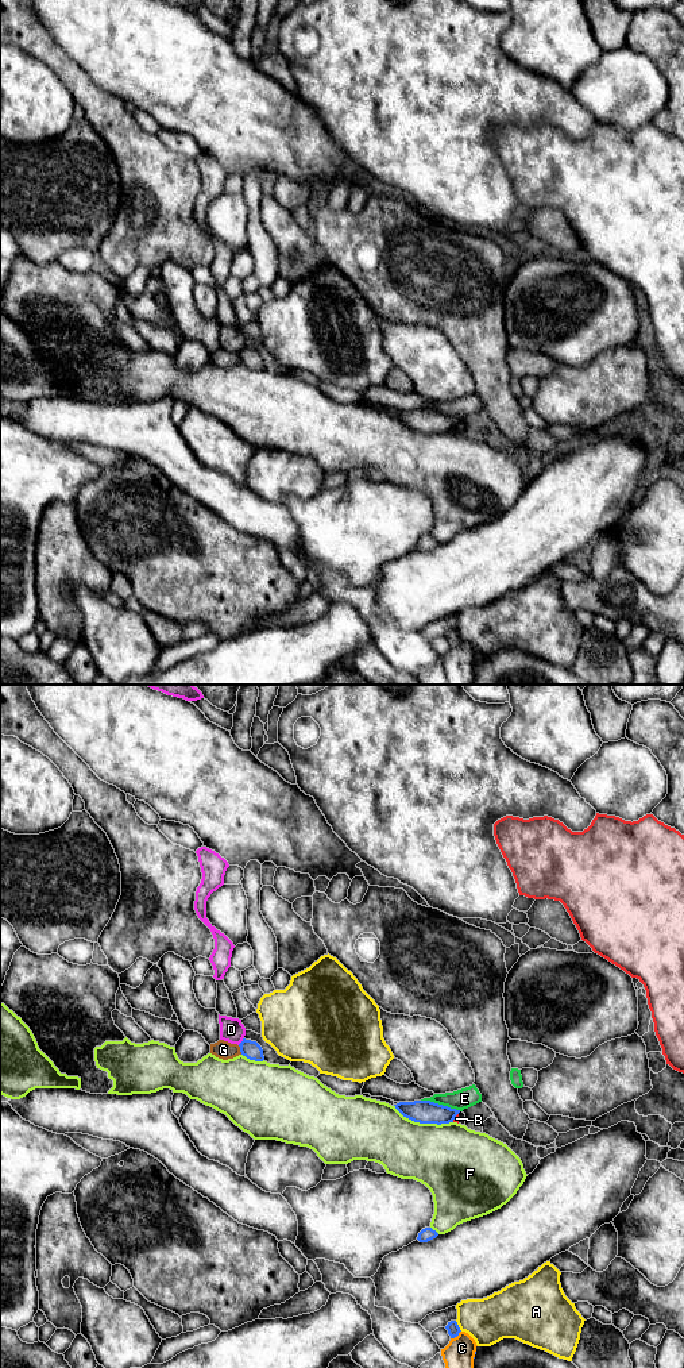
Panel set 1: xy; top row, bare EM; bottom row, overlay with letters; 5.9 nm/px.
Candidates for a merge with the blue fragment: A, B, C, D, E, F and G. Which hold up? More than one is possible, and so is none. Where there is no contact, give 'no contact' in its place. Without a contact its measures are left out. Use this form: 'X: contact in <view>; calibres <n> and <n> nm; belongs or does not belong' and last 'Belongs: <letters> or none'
A: contact in xy; calibres 70 and 280 nm; does not belong
B: contact in xy; calibres 140 and 30 nm; does not belong
C: contact in xy; calibres 70 and 180 nm; does not belong
D: contact in xy; calibres 110 and 140 nm; does not belong
E: contact in xy; calibres 140 and 120 nm; does not belong
F: contact in xy; calibres 140 and 400 nm; does not belong
G: contact in xy; calibres 110 and 110 nm; does not belong
Belongs: none

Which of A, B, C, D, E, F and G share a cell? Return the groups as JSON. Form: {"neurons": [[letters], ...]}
{"neurons": [["A"], ["B"], ["C"], ["D"], ["E"], ["F"], ["G"]]}

